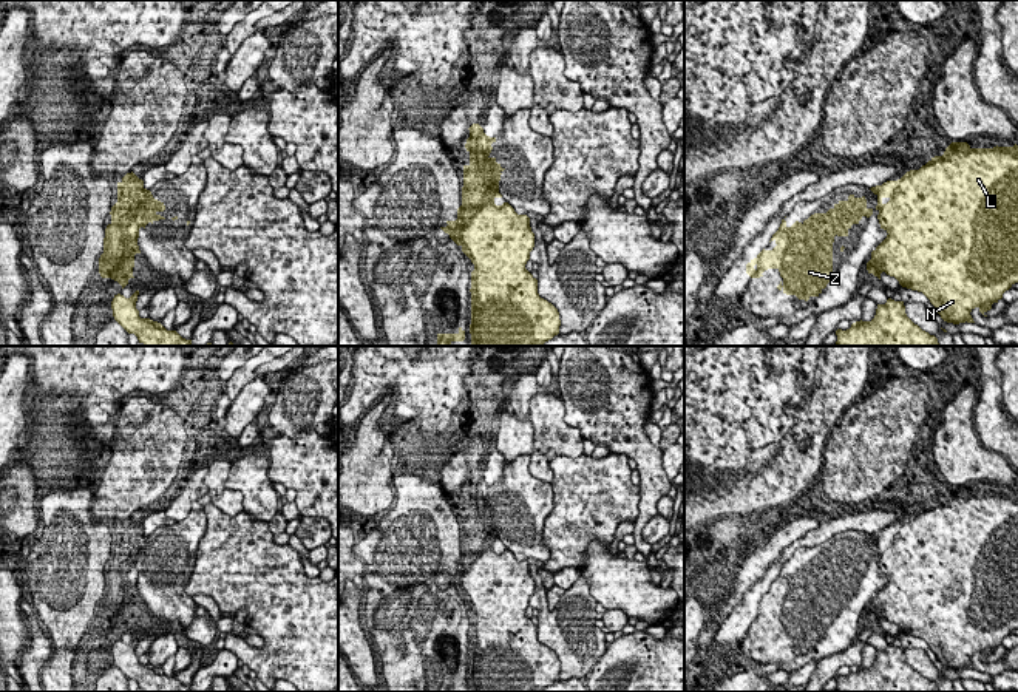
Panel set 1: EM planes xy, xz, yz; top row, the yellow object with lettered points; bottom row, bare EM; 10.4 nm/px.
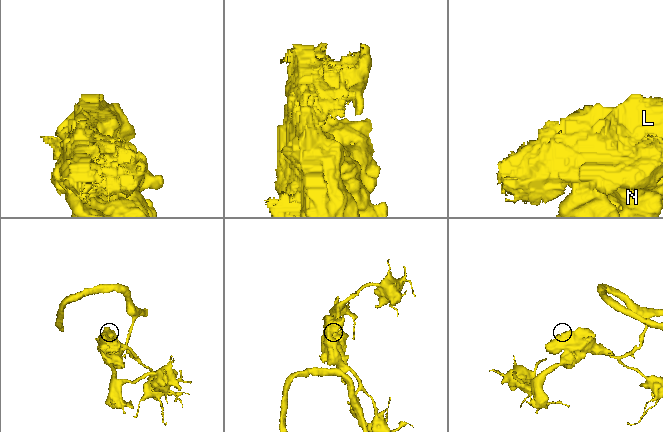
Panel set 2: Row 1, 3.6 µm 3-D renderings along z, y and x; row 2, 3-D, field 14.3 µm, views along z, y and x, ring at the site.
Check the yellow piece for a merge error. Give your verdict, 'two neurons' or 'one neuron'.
two neurons

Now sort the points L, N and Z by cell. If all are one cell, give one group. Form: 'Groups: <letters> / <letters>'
Groups: L N / Z

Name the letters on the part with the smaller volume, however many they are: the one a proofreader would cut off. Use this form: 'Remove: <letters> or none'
Remove: Z

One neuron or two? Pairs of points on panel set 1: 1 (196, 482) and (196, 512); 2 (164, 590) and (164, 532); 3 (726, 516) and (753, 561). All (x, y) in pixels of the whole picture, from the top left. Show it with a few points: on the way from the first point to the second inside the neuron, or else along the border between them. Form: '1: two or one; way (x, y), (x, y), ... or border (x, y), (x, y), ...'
1: two; border (196, 499), (189, 513), (175, 522)
2: one; way (164, 576), (164, 546)
3: two; border (776, 529), (745, 556), (734, 580)

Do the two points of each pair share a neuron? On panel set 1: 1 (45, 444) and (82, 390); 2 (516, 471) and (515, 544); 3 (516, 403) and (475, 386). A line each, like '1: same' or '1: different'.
1: different
2: same
3: same

